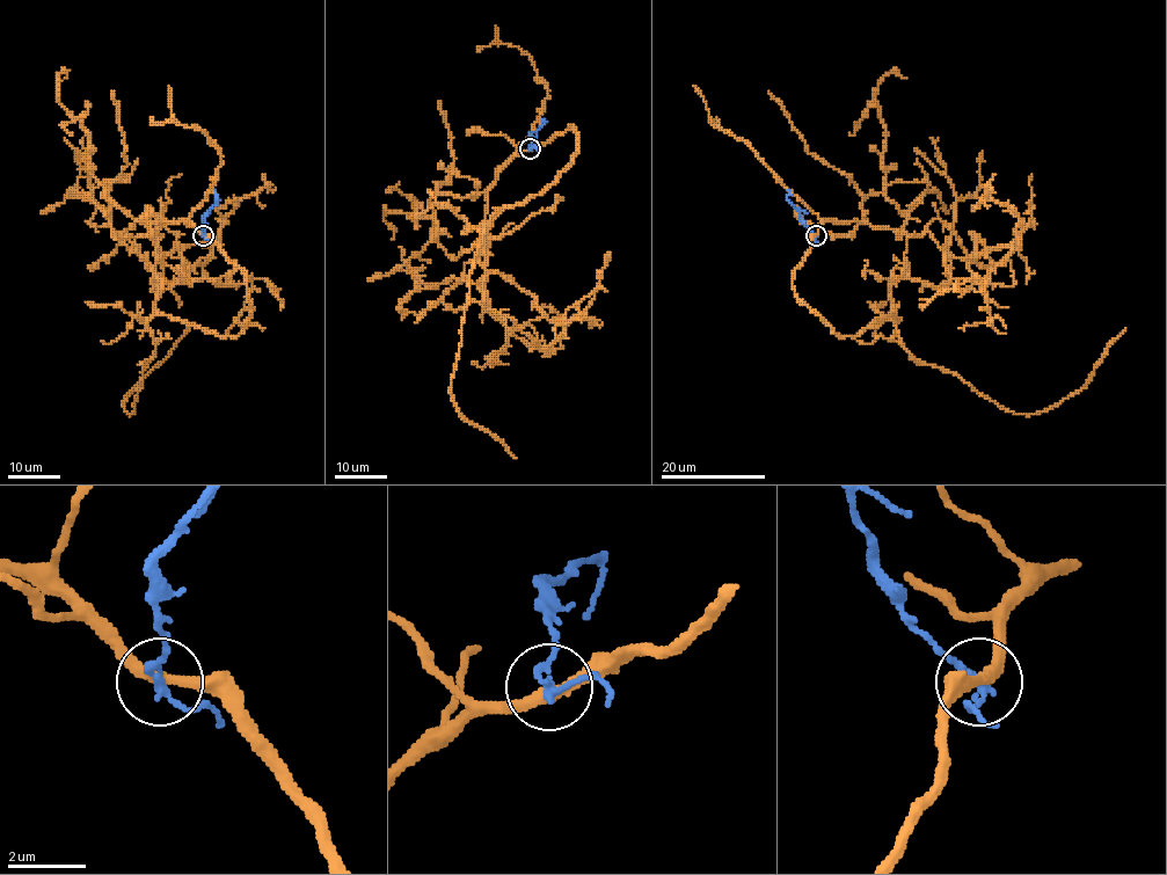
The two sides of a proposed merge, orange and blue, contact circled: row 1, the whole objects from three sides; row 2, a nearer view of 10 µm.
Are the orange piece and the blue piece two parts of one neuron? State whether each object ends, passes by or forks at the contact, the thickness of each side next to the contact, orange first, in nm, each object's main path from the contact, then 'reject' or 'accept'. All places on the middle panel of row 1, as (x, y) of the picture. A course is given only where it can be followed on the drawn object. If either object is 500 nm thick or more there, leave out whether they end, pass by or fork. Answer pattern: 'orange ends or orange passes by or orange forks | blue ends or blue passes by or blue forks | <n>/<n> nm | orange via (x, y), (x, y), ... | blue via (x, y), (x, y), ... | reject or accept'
orange passes by | blue passes by | 300/170 nm | orange via (530, 148), (574, 126), (571, 162), (539, 194), (474, 227), (482, 242), (450, 387), (456, 409), (516, 457) | blue via (530, 148), (530, 135), (544, 124), (541, 119) | accept

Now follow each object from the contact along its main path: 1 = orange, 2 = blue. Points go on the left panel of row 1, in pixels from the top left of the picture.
1: (203, 234), (242, 270), (249, 318), (218, 336), (154, 314), (130, 414), (129, 392), (189, 328)
2: (203, 234), (203, 218), (217, 203), (214, 190)

